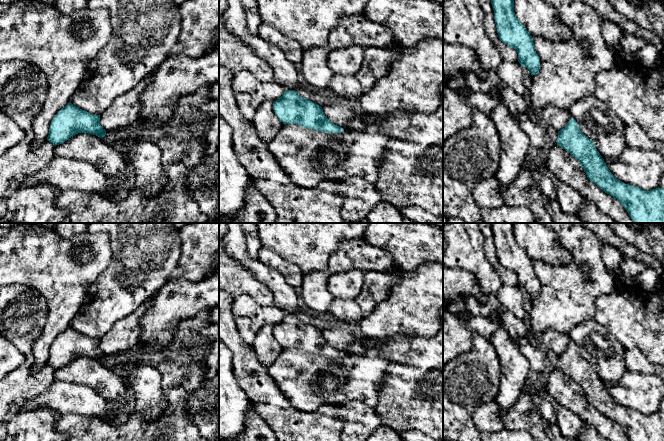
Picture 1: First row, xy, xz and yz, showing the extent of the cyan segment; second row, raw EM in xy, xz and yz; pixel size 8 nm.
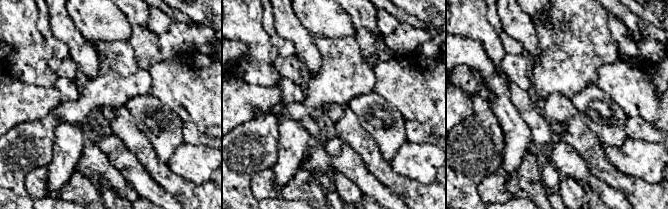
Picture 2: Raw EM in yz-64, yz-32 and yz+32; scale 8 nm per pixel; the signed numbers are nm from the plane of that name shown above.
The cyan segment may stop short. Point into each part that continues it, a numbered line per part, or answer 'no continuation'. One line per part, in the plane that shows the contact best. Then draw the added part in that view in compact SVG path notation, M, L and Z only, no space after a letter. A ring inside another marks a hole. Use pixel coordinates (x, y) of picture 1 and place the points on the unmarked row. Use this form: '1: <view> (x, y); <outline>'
no continuation

